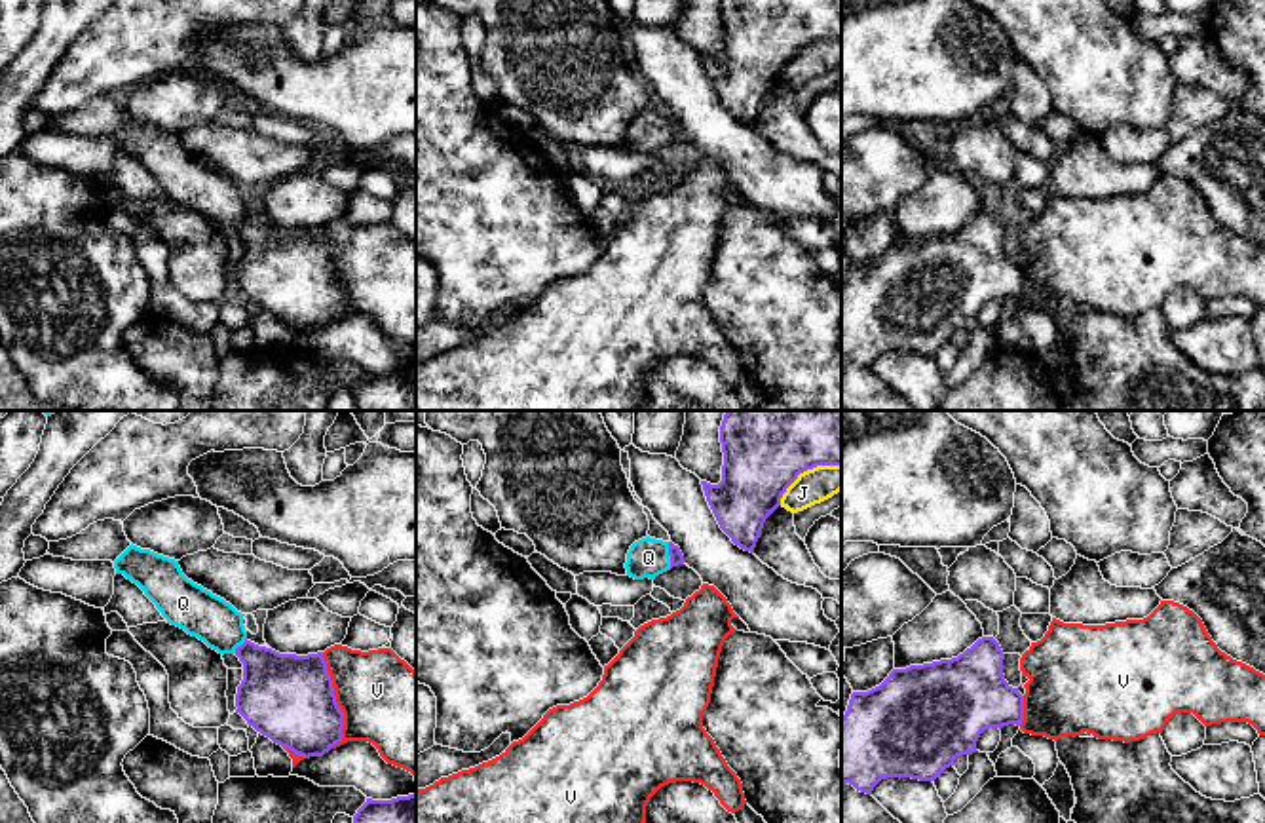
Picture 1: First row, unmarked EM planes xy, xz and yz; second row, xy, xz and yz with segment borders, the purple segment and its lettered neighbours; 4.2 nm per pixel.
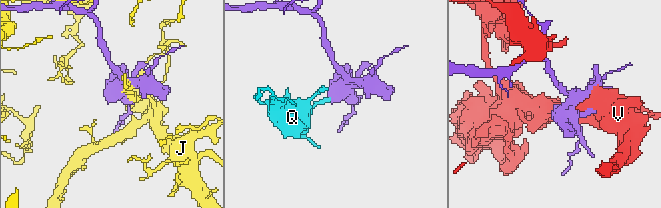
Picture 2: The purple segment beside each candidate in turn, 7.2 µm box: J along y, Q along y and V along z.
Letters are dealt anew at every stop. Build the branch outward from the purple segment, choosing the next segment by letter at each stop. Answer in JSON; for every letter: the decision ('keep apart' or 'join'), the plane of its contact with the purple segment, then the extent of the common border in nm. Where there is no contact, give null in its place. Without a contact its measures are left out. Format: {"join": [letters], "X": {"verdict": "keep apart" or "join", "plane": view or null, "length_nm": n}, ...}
{"join": ["Q"], "J": {"verdict": "keep apart", "plane": "xz", "length_nm": 320}, "Q": {"verdict": "join", "plane": "xz", "length_nm": 110}, "V": {"verdict": "keep apart", "plane": "xy", "length_nm": 420}}

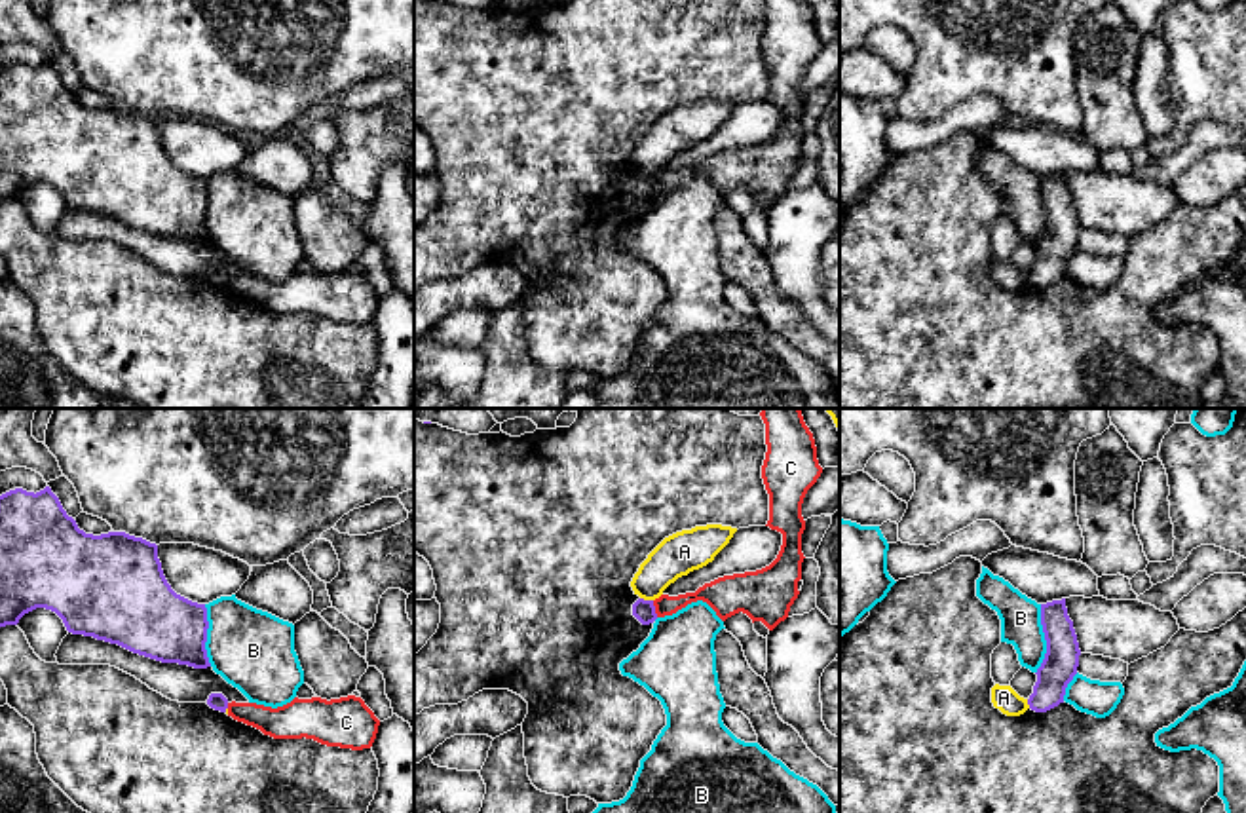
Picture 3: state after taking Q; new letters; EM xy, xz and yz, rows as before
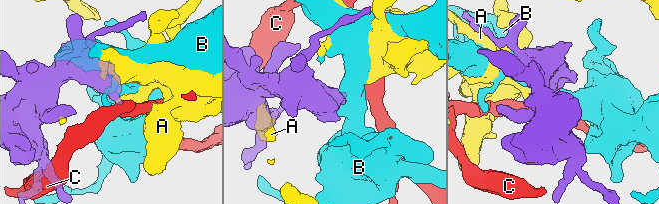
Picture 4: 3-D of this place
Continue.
{"join": [], "A": {"verdict": "keep apart", "plane": "xz", "length_nm": 60}, "B": {"verdict": "keep apart", "plane": "yz", "length_nm": 300}, "C": {"verdict": "keep apart", "plane": "xz", "length_nm": 80}}

